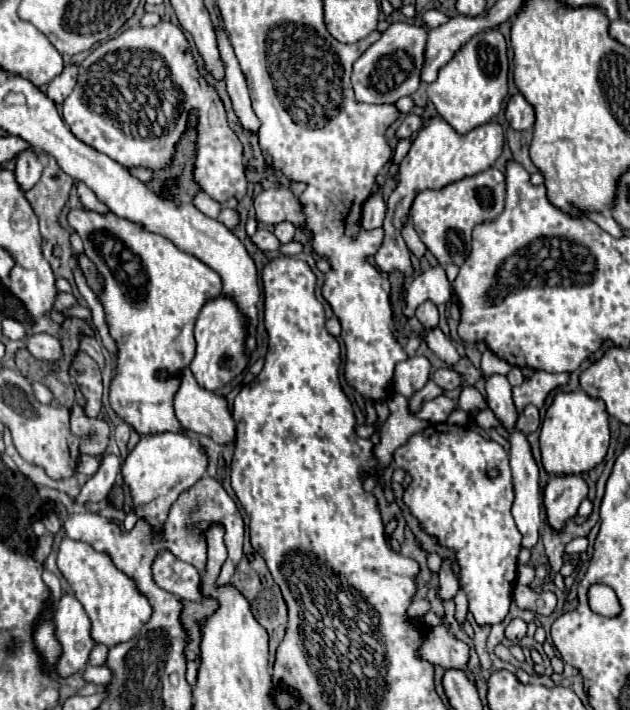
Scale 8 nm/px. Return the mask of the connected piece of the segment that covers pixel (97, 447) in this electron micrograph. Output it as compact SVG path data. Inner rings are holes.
M81 406L71 408L71 432L81 440L80 453L104 456L109 440L109 426L99 418L87 418Z

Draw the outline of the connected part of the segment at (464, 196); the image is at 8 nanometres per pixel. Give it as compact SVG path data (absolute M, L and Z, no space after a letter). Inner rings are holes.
M489 168L475 176L457 180L439 190L419 192L411 206L413 226L427 246L427 250L439 260L439 264L461 266L471 250L471 230L475 224L493 220L501 214L505 204L505 176L497 168Z

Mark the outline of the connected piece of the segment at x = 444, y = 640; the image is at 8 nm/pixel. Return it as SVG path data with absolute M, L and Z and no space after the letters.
M441 624L441 626L431 628L425 634L425 640L421 642L421 648L417 650L417 656L421 656L421 660L429 660L433 666L467 670L469 646L463 644L461 640L455 640L447 632L445 624Z

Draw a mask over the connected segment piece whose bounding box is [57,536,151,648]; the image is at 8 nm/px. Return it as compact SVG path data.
M65 536L59 546L57 566L71 584L73 594L83 604L91 620L91 638L95 644L105 644L107 648L111 648L121 642L129 642L149 620L151 616L149 602L135 590L133 580L113 566L107 554L95 552L89 544Z

